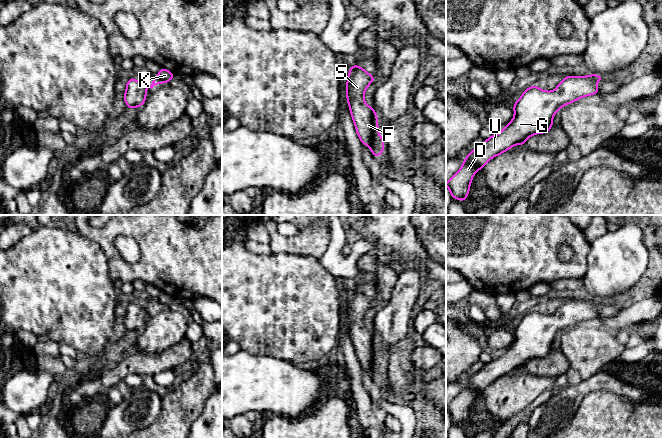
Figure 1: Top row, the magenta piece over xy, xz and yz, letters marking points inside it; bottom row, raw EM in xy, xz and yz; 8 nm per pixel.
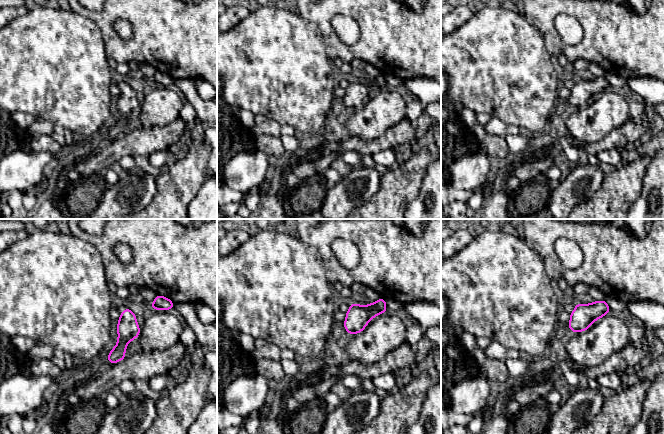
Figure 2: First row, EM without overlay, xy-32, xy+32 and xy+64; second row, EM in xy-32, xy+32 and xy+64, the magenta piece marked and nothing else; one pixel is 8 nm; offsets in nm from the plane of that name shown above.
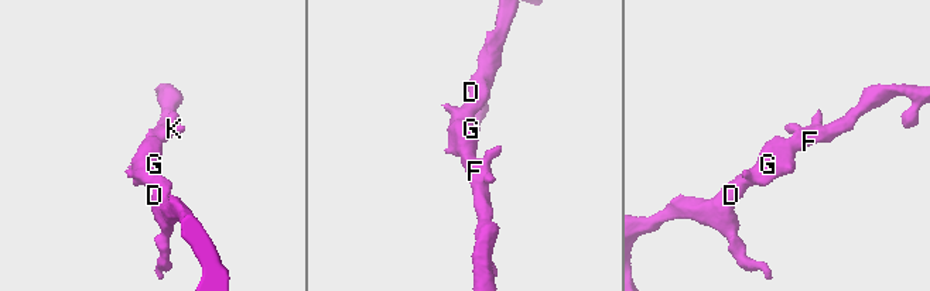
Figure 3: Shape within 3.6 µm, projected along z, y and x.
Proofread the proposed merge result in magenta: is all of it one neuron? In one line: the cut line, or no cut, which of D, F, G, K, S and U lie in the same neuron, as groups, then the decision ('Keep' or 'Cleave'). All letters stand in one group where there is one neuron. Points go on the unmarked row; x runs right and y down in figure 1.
No split. Groups: D F G K S U. Keep

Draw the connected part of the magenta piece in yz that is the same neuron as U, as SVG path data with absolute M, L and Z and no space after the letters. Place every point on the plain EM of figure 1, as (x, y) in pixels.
M590 298L589 300L565 300L554 315L542 314L537 309L524 314L522 320L513 329L514 342L497 359L490 359L484 367L473 373L464 383L462 391L446 407L452 423L460 423L464 427L468 421L473 400L478 394L482 394L489 384L501 379L514 369L524 369L527 363L534 358L544 358L549 355L554 349L553 340L561 331L585 320L599 317L599 312L596 308L602 303L603 300L595 298Z

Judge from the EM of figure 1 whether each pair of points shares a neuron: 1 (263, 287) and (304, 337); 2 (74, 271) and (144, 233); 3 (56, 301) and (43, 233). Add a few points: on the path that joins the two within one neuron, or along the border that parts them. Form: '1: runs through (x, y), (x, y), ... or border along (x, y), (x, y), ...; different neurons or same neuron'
1: runs through (275, 299), (301, 325); same neuron
2: border along (88, 238), (95, 241), (103, 251), (110, 278); different neurons
3: runs through (56, 284), (48, 250); same neuron

